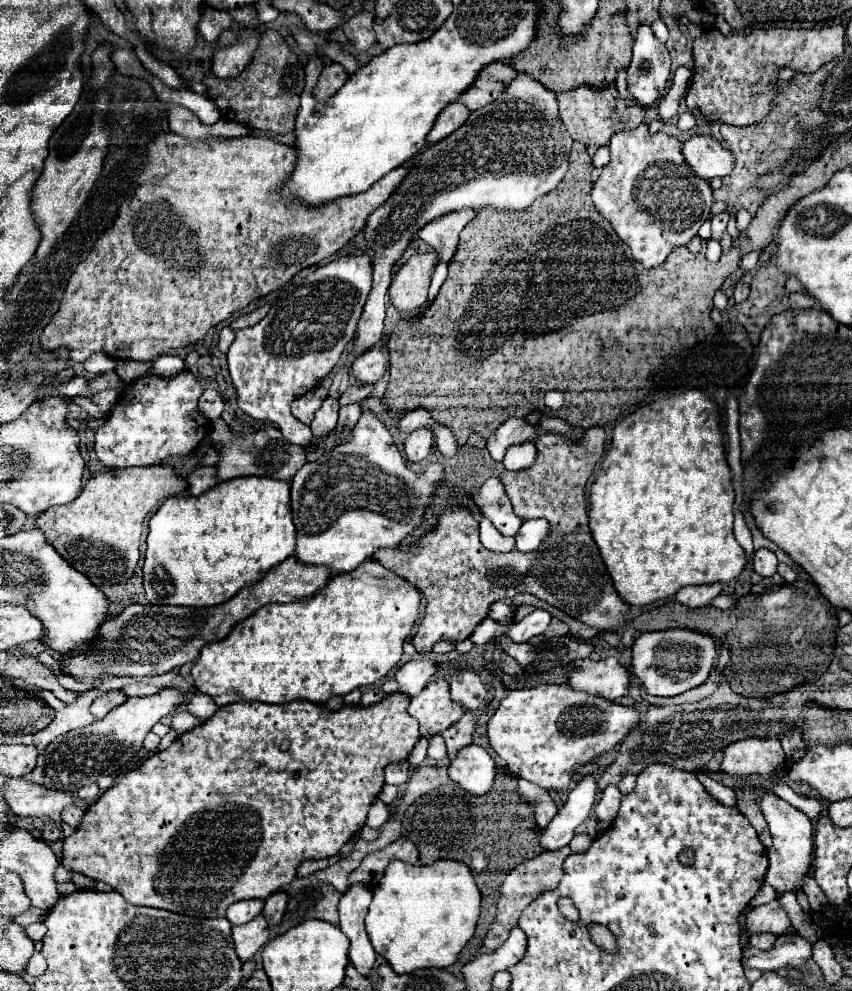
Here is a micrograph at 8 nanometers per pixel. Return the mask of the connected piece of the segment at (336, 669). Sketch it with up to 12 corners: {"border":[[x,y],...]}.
{"border":[[367,559],[201,649],[217,707],[383,679],[423,593]]}

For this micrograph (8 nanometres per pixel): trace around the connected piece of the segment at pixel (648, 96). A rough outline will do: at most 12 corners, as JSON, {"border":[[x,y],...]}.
{"border":[[639,25],[627,67],[643,107],[665,95],[671,59],[649,25]]}

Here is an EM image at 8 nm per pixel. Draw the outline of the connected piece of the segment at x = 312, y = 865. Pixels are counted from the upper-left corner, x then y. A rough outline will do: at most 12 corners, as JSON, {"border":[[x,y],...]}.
{"border":[[331,859],[327,861],[305,861],[297,873],[309,875],[315,869],[323,869],[331,865]]}

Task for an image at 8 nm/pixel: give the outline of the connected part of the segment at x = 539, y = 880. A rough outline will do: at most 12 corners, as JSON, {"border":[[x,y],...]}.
{"border":[[569,847],[517,865],[501,885],[483,945],[505,943],[519,915],[555,889]]}

